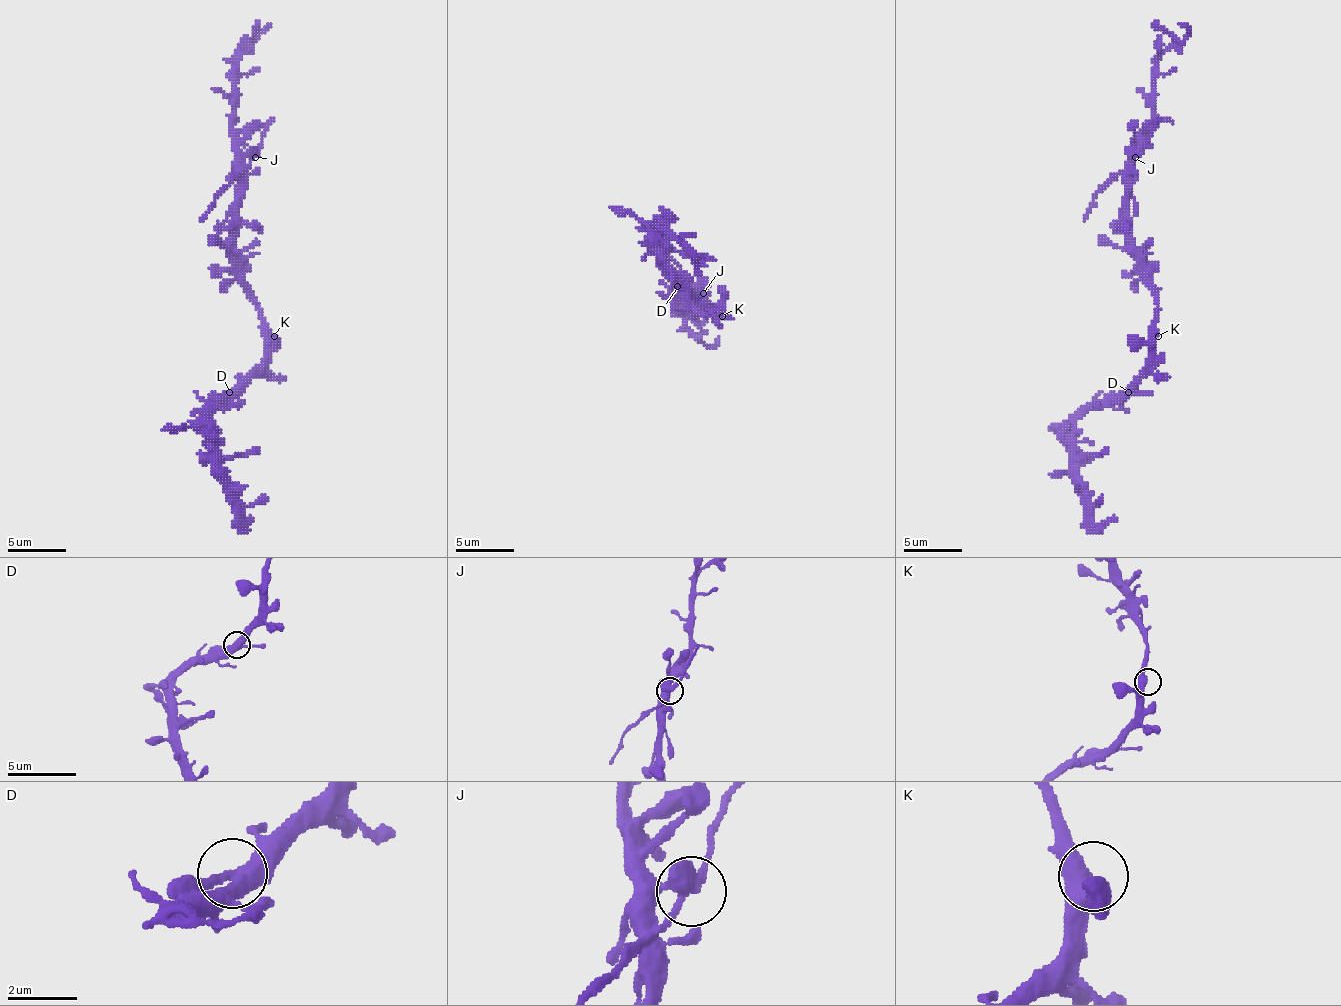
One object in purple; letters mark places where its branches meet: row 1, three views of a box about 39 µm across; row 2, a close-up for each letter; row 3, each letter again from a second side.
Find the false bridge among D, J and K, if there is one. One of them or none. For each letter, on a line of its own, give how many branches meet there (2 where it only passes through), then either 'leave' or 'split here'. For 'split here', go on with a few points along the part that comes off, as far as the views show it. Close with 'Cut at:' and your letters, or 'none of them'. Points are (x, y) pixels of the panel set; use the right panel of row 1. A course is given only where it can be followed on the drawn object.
D: 3 | leave
J: 3 | split here | (1134, 156), (1096, 194), (1084, 221)
K: 3 | leave
Cut at: J

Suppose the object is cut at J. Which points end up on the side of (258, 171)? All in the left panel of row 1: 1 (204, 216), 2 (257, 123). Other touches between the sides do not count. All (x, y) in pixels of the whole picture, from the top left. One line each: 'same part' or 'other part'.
1: other part
2: same part

